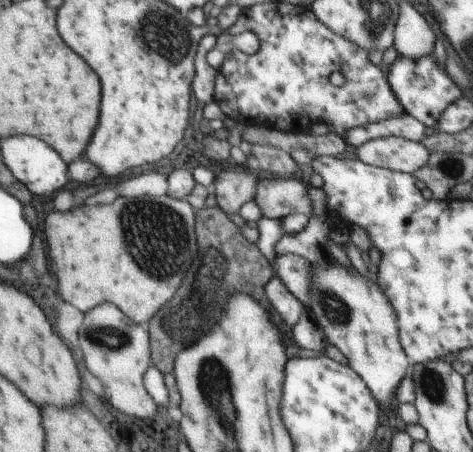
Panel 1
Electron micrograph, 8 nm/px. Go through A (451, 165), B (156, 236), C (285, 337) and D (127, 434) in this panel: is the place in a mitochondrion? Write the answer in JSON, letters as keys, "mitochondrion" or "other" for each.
{"A":"mitochondrion","B":"mitochondrion","C":"other","D":"other"}

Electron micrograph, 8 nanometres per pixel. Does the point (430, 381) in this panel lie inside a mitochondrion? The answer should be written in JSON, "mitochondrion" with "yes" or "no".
{"mitochondrion":"yes"}

